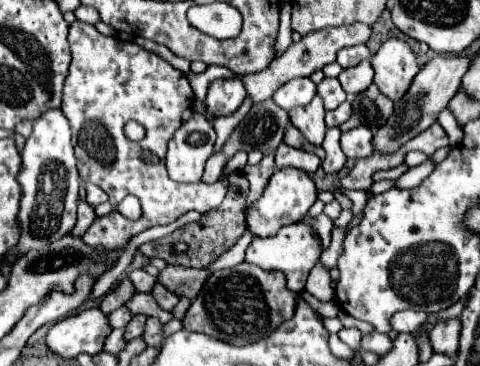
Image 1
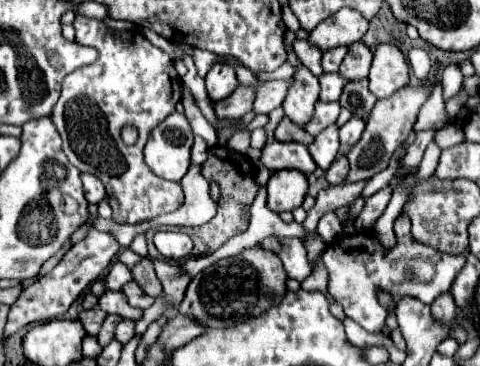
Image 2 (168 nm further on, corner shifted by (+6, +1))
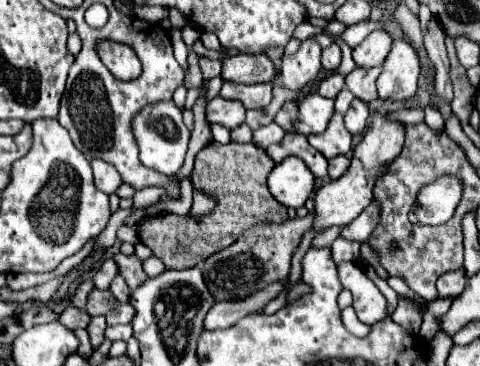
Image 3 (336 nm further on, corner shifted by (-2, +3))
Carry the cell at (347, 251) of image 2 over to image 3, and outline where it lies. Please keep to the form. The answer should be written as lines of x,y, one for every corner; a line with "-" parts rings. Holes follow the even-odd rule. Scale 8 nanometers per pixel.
344,262
337,267
340,282
354,296
354,308
360,322
372,326
388,316
388,302
376,284
362,272
356,262

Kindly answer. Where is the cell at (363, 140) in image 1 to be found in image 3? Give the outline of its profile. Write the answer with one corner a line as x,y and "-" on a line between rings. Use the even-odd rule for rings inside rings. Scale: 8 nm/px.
354,98
348,112
344,114
344,124
350,130
350,134
362,134
366,130
368,118
370,118
368,106
360,98

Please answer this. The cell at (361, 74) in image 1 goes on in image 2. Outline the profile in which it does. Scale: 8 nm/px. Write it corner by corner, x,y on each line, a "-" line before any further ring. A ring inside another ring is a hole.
354,42
348,50
348,58
344,58
344,62
340,64
340,76
348,82
354,80
364,80
368,78
368,70
372,64
372,52
366,44
362,42

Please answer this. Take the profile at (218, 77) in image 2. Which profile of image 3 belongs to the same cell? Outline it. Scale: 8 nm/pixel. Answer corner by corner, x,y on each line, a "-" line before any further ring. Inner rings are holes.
238,54
224,60
222,80
238,84
262,84
274,82
280,76
274,62
264,54

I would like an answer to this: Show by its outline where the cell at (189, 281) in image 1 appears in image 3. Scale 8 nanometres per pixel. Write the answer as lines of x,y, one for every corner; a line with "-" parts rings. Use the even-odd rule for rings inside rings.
118,252
118,254
114,256
114,262
118,264
118,274
126,280
126,284
128,284
130,290
136,290
136,286
142,284
142,282
148,278
148,276
144,274
144,270
142,270
142,262
140,262
134,254
126,256
126,254

